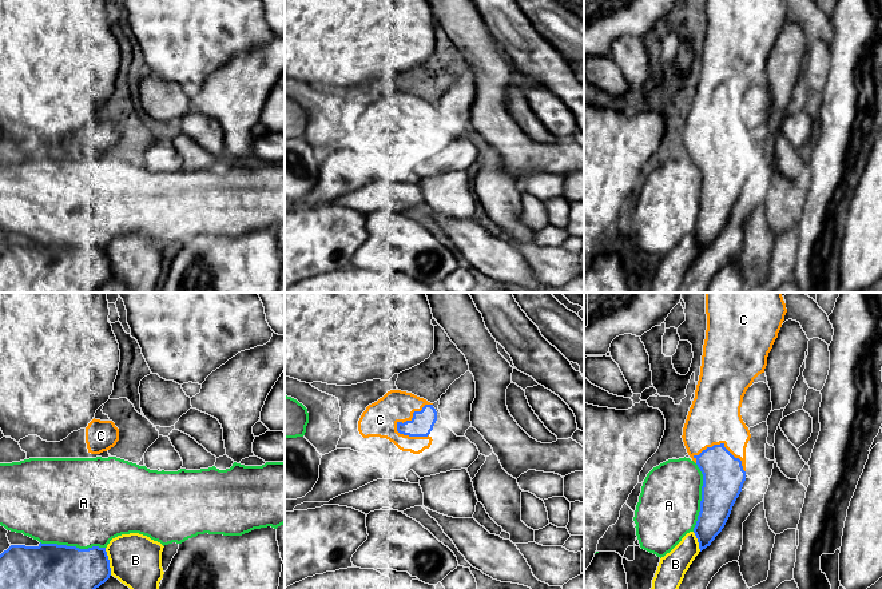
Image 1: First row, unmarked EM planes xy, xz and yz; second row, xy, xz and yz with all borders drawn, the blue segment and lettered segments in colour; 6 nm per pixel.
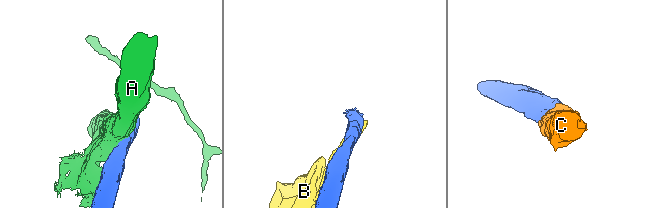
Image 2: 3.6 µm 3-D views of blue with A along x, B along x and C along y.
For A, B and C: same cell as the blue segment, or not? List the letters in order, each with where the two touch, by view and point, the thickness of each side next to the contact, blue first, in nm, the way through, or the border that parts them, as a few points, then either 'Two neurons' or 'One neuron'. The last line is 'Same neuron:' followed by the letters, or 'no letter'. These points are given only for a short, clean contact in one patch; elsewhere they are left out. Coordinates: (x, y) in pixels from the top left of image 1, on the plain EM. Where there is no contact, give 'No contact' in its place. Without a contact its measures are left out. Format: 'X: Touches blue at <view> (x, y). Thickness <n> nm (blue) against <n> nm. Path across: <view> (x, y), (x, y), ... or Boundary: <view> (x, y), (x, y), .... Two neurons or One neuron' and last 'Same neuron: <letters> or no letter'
A: Touches blue at yz (702, 198). Thickness 260 nm (blue) against 380 nm. Two neurons
B: Touches blue at xy (108, 262). Thickness 340 nm (blue) against 320 nm. Two neurons
C: Touches blue at xz (413, 118). Thickness 140 nm (blue) against 200 nm. One neuron
Same neuron: C

